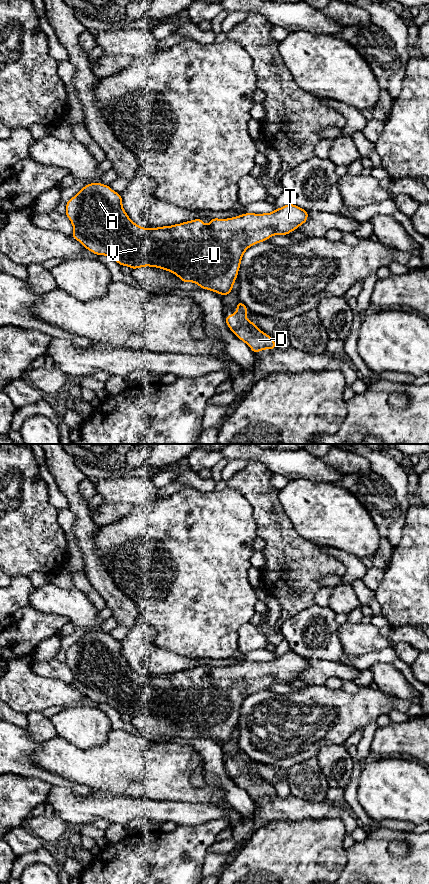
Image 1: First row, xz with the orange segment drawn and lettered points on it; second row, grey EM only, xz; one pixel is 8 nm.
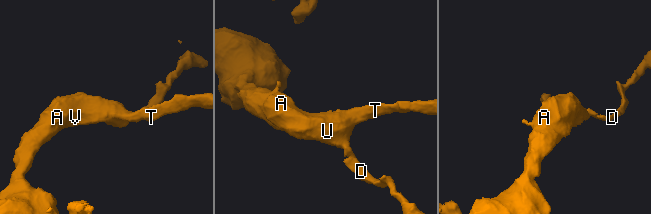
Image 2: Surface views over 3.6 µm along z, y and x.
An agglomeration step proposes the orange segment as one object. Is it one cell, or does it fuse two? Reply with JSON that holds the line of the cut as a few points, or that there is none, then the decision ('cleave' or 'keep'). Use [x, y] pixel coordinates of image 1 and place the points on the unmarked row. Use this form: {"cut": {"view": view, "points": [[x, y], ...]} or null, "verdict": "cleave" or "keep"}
{"cut": null, "verdict": "keep"}

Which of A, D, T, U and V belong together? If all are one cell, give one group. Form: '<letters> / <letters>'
A D T U V

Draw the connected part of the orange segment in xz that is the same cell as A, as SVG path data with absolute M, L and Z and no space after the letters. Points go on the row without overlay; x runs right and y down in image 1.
M89 631L84 634L66 651L65 663L70 667L74 677L72 685L95 703L108 704L121 714L128 714L133 718L145 714L160 716L174 721L182 730L193 730L201 737L225 744L232 739L241 707L249 695L274 683L288 683L308 668L308 659L289 651L272 661L245 661L227 667L211 666L210 673L204 672L202 666L198 666L172 674L143 676L128 665L123 657L121 642L102 631Z

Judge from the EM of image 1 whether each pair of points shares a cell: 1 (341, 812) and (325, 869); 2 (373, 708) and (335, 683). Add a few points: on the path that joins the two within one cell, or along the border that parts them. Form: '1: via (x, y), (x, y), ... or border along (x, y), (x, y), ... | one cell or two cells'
1: border along (315, 819), (339, 818), (343, 822), (347, 833) | two cells
2: border along (324, 685), (340, 689) | two cells

